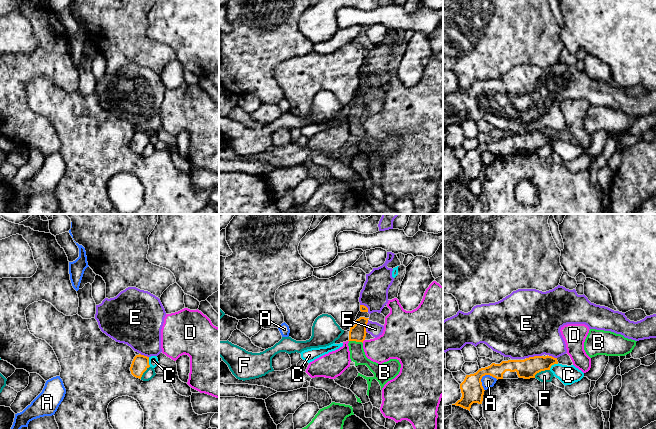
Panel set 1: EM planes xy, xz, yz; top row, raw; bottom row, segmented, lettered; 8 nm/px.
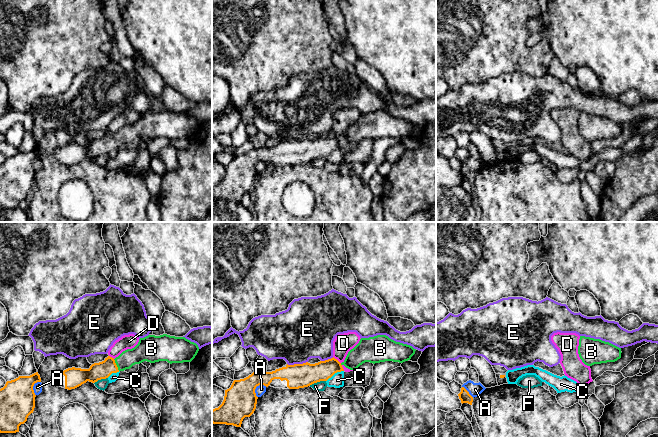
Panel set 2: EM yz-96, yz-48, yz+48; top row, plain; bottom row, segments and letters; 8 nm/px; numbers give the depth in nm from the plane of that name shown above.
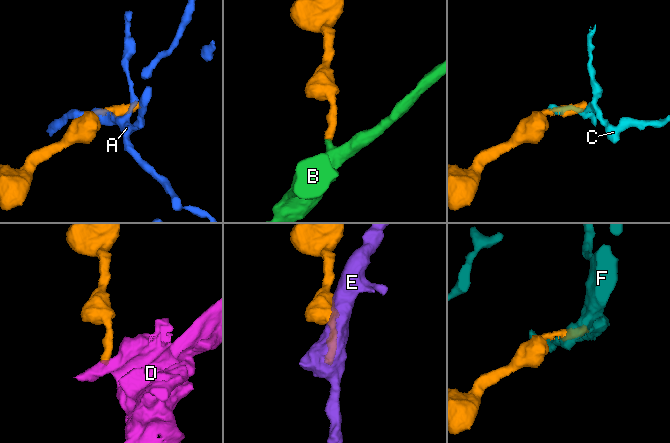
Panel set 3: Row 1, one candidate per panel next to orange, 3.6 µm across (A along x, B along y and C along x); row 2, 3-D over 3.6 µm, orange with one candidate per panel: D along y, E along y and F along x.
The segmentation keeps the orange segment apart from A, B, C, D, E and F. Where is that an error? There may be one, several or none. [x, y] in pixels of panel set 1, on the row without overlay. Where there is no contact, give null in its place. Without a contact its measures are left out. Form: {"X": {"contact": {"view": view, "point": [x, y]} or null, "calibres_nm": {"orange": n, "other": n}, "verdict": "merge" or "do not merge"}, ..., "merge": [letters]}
{"A": {"contact": {"view": "yz", "point": [483, 151]}, "calibres_nm": {"orange": 180, "other": 100}, "verdict": "do not merge"}, "B": {"contact": {"view": "xz", "point": [356, 117]}, "calibres_nm": {"orange": 130, "other": 120}, "verdict": "merge"}, "C": {"contact": {"view": "yz", "point": [553, 140]}, "calibres_nm": {"orange": 160, "other": 150}, "verdict": "do not merge"}, "D": {"contact": {"view": "xz", "point": [363, 116]}, "calibres_nm": {"orange": 130, "other": 260}, "verdict": "do not merge"}, "E": {"contact": {"view": "yz", "point": [533, 133]}, "calibres_nm": {"orange": 160, "other": 480}, "verdict": "do not merge"}, "F": {"contact": {"view": "yz", "point": [541, 146]}, "calibres_nm": {"orange": 160, "other": 100}, "verdict": "do not merge"}, "merge": ["B"]}

